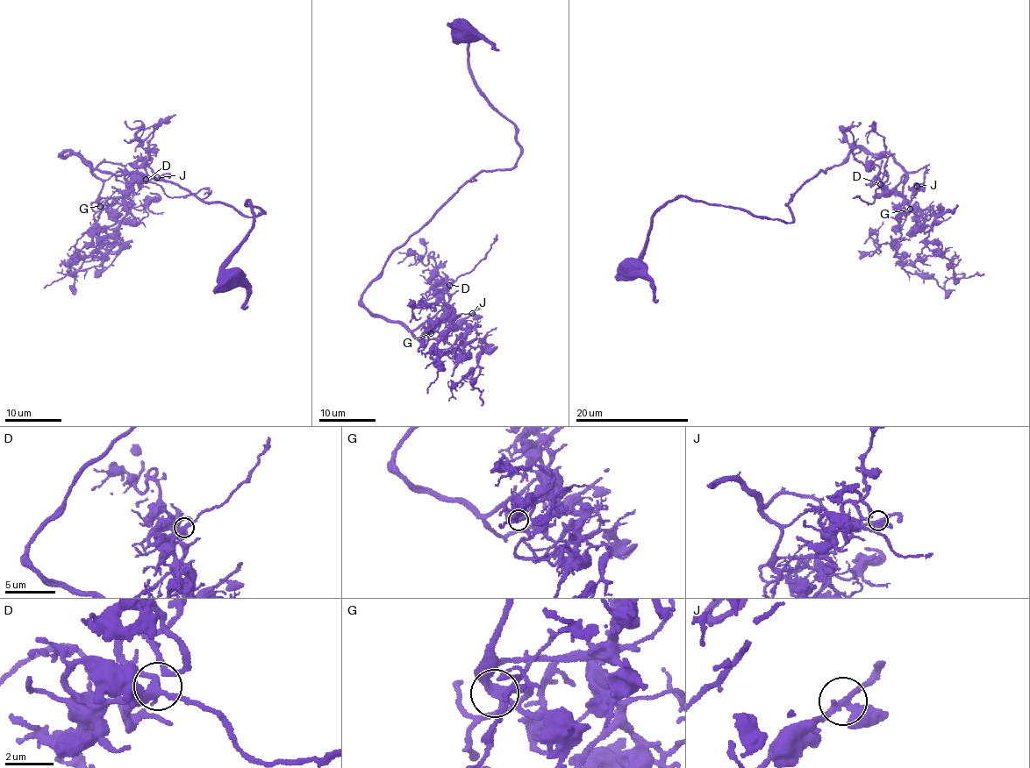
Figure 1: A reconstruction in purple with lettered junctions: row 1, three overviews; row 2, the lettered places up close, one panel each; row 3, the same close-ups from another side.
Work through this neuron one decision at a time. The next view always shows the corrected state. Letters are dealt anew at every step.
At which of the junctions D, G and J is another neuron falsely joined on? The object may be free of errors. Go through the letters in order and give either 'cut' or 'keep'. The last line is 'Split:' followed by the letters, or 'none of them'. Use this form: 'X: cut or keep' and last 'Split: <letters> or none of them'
D: keep
G: keep
J: keep
Split: none of them

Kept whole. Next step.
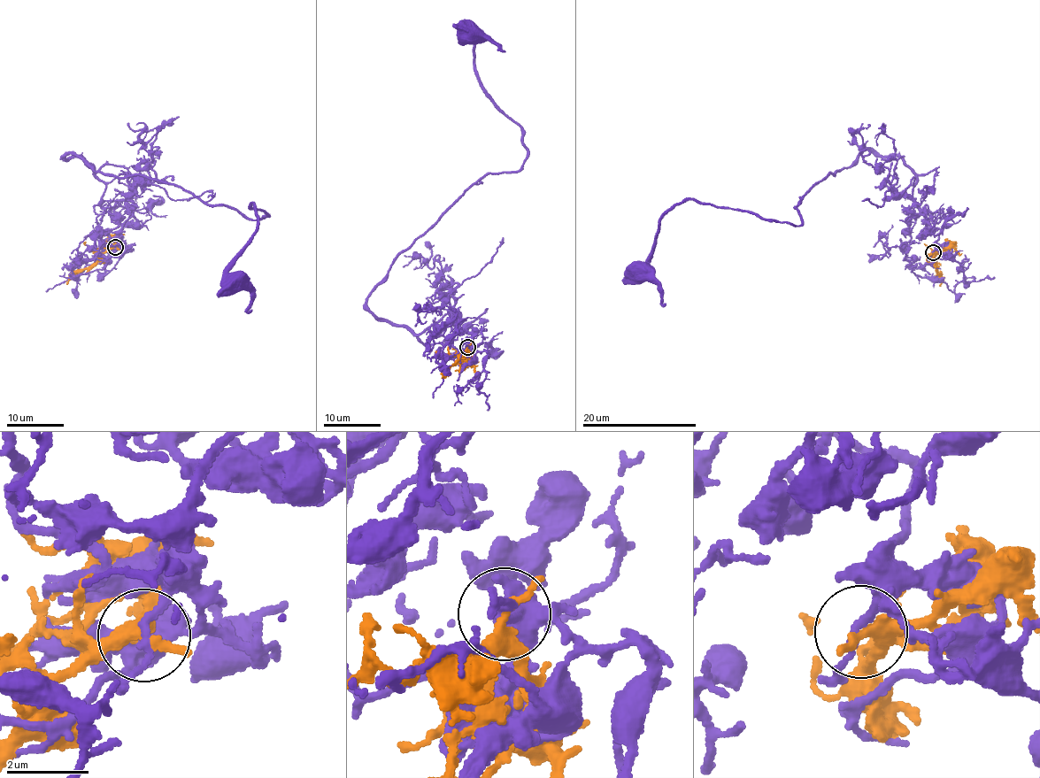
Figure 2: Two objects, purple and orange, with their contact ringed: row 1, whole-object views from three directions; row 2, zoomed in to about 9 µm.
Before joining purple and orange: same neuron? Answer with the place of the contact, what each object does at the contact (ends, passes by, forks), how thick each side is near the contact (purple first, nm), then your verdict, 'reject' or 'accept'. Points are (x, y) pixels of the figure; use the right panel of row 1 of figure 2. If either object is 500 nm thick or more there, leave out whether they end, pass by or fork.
place (933, 252); purple passes by; orange passes by; calibres 160 and 320 nm; reject

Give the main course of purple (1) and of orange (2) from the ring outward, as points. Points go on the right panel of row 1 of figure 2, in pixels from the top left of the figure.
1: (931, 253), (943, 244), (913, 201), (914, 173), (866, 150), (812, 185), (794, 226), (682, 200), (637, 271)
2: (933, 253), (936, 269), (943, 278), (939, 286)

